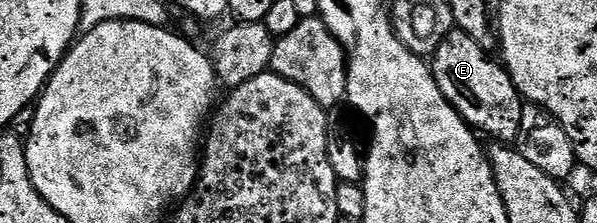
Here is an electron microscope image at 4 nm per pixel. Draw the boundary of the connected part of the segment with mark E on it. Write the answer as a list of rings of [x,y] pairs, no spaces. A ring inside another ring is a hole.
[[[455,31],[432,54],[434,78],[440,91],[454,104],[454,110],[467,125],[483,134],[491,133],[498,140],[495,142],[514,143],[518,139],[524,98],[506,72],[505,64],[494,62],[490,57],[493,56],[482,49],[476,39]],[[473,97],[478,101],[470,101]]]

